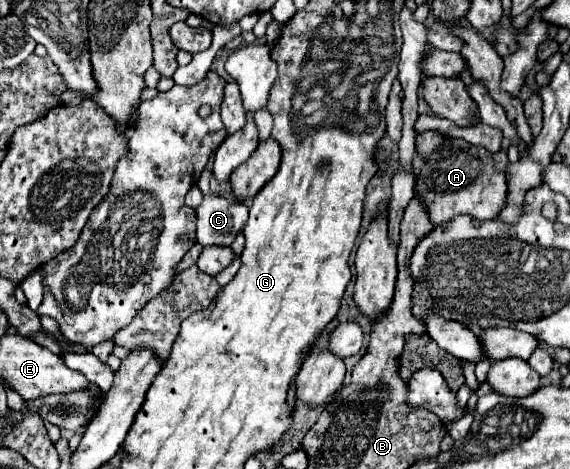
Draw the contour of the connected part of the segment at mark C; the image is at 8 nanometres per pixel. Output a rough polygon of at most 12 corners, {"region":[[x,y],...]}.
{"region":[[212,163],[198,179],[198,243],[232,243],[248,207],[210,193]]}

